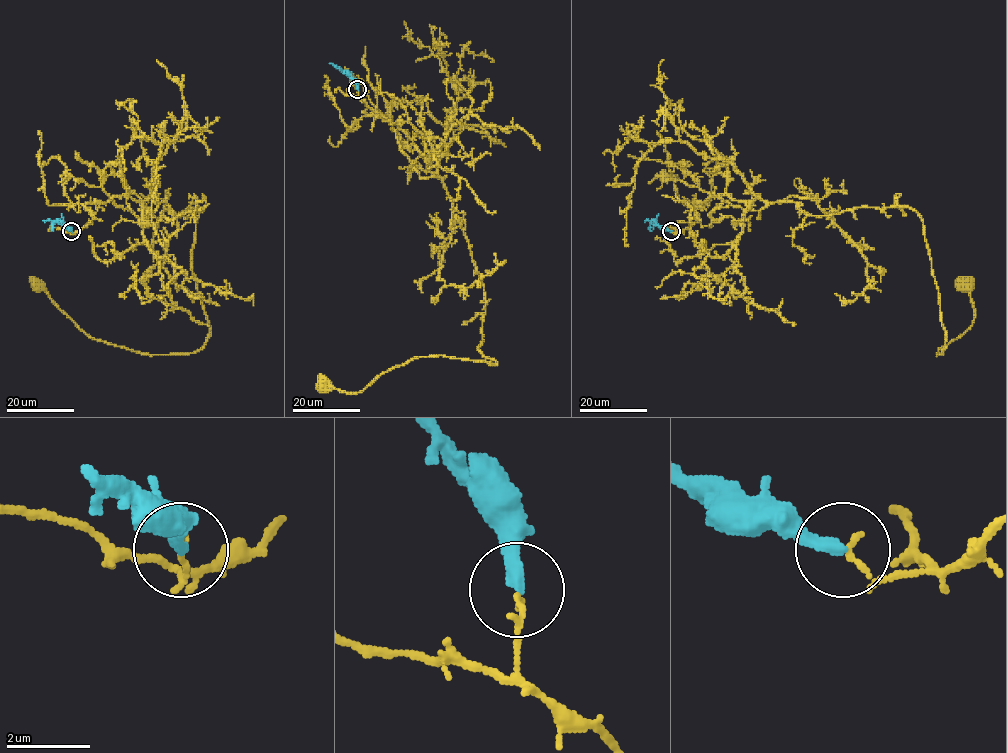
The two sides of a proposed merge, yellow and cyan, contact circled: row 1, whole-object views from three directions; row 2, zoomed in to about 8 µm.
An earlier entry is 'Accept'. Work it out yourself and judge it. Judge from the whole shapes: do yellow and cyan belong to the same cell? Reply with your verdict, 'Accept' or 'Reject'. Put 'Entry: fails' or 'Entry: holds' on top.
Entry: fails
Reject

